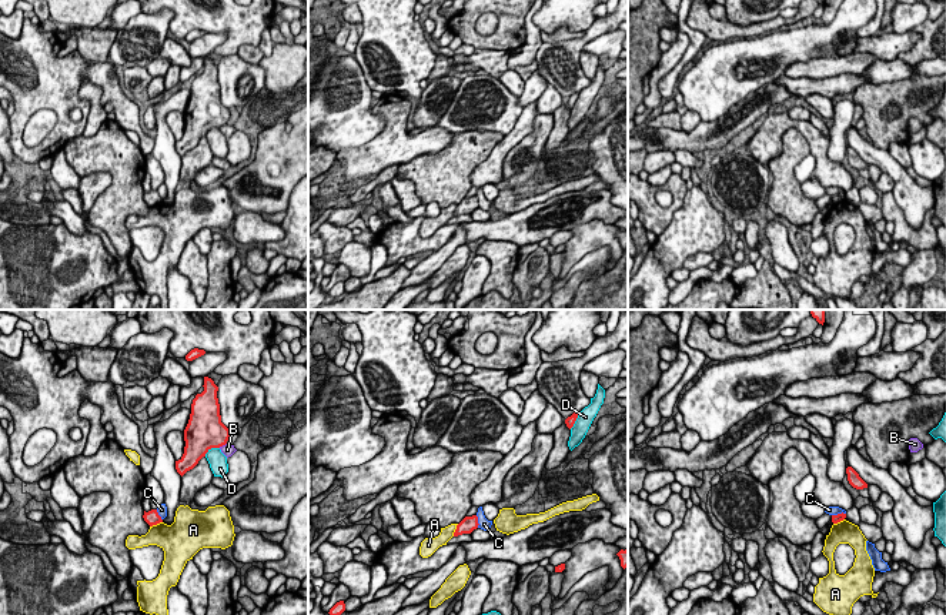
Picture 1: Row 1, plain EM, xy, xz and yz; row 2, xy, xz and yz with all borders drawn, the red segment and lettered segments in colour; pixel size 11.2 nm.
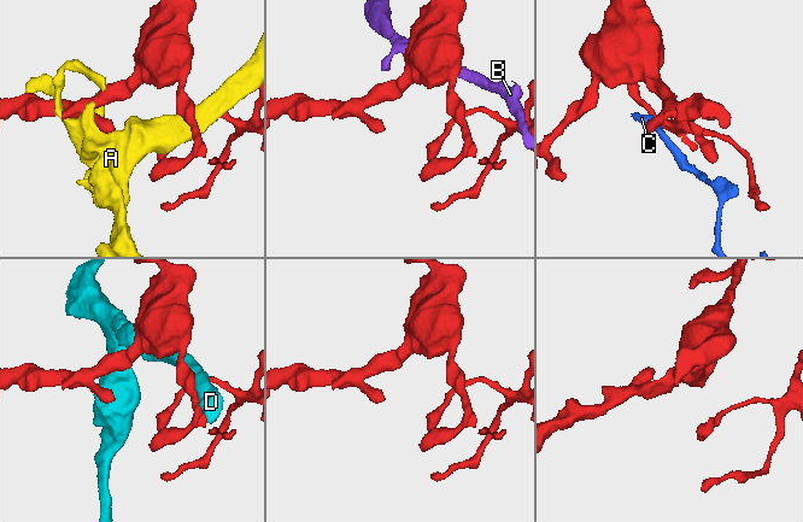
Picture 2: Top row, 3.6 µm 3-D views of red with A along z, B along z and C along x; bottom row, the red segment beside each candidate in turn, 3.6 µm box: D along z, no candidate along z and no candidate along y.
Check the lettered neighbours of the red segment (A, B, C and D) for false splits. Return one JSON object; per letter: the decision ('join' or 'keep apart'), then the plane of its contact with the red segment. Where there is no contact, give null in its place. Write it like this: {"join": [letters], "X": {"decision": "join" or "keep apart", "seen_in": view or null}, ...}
{"join": [], "A": {"decision": "keep apart", "seen_in": "xy"}, "B": {"decision": "keep apart", "seen_in": "xy"}, "C": {"decision": "keep apart", "seen_in": "xz"}, "D": {"decision": "keep apart", "seen_in": "xy"}}

